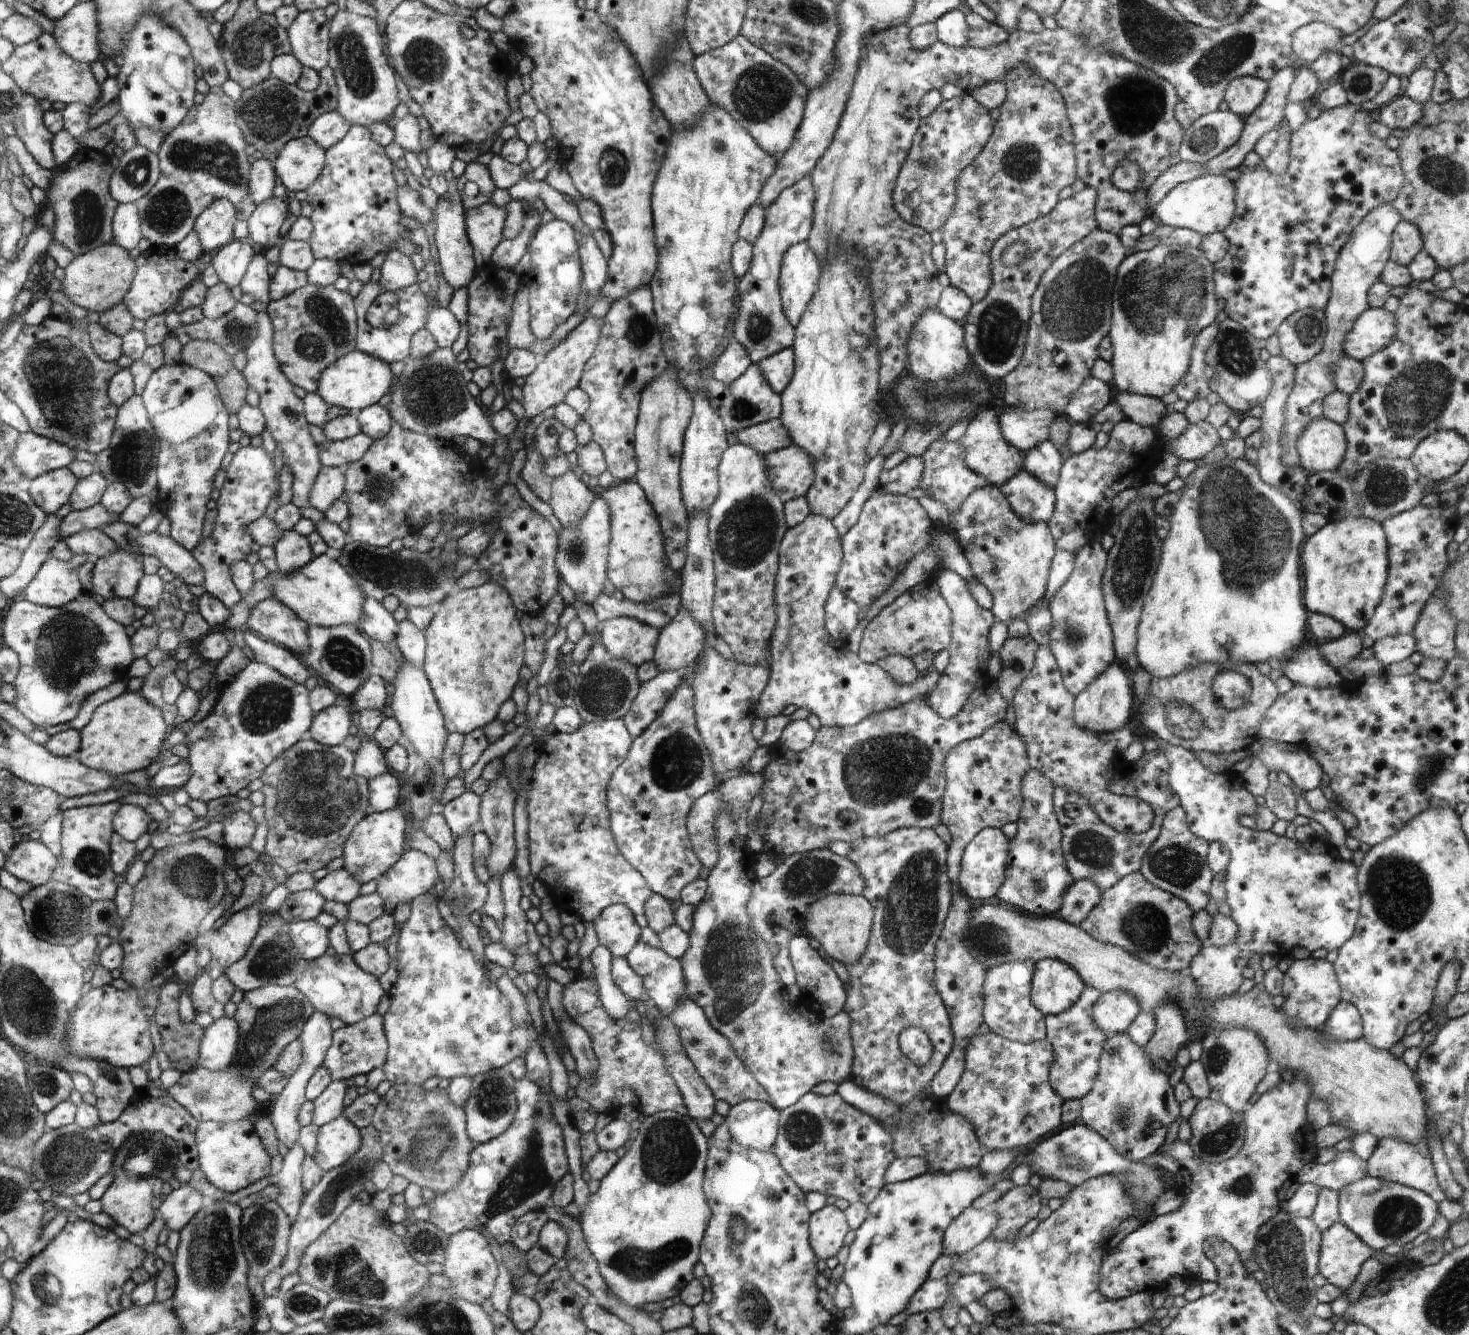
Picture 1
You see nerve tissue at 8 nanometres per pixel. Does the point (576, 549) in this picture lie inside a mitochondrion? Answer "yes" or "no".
yes

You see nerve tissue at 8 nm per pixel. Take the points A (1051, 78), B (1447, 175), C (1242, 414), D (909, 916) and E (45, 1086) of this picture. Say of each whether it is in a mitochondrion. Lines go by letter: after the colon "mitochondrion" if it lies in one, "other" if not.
A: other
B: mitochondrion
C: other
D: mitochondrion
E: mitochondrion

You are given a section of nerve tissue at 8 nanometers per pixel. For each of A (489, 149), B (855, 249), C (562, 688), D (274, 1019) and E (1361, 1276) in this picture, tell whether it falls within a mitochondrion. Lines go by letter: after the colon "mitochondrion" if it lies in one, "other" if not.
A: other
B: other
C: mitochondrion
D: mitochondrion
E: other

